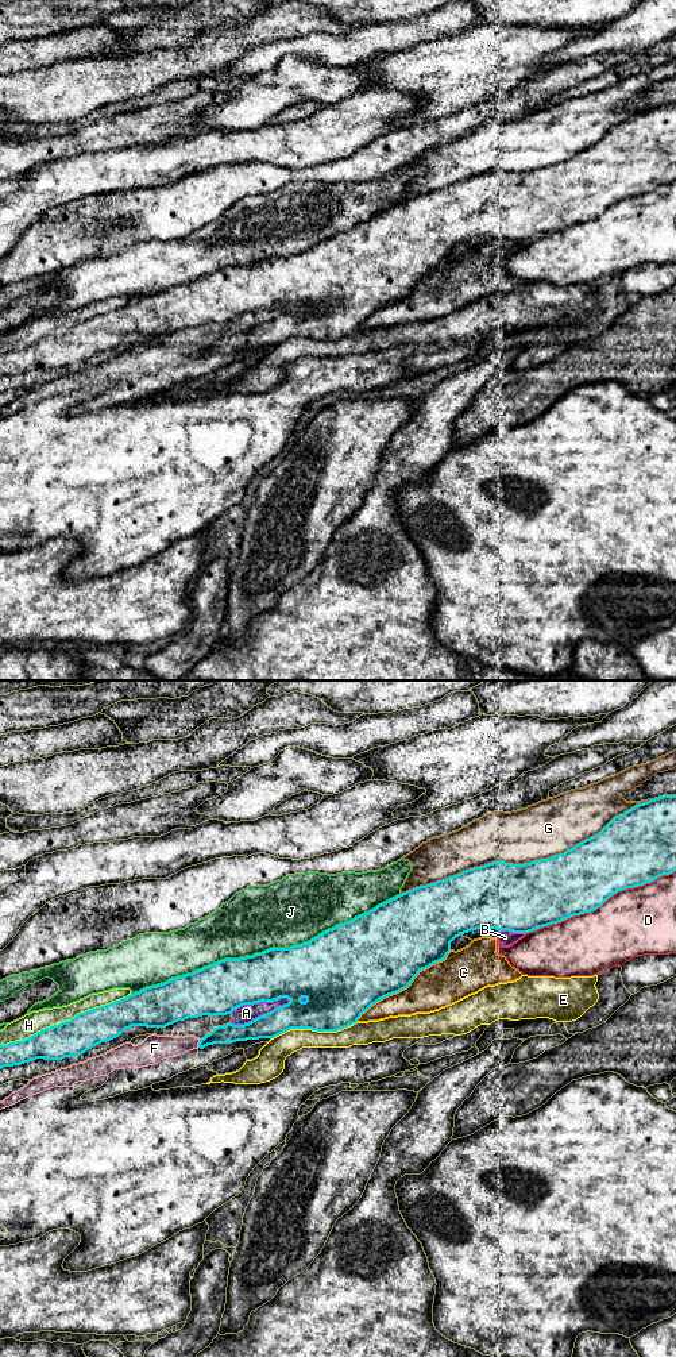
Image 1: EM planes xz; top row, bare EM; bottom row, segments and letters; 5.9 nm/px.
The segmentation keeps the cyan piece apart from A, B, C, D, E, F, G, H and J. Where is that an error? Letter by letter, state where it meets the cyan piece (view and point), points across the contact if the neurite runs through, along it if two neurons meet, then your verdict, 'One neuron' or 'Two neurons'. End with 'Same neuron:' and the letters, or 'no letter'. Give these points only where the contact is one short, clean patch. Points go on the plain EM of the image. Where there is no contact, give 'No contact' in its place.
A: Touches cyan at xz (261, 324). Two neurons
B: Touches cyan at xz (512, 239). Two neurons
C: Touches cyan at xz (404, 297). Two neurons
D: Touches cyan at xz (599, 215). Two neurons
E: Touches cyan at xz (313, 338). Two neurons
F: Touches cyan at xz (199, 353). Two neurons
G: Touches cyan at xz (525, 172). Two neurons
H: Touches cyan at xz (66, 330). Two neurons
J: Touches cyan at xz (265, 259). Two neurons
Same neuron: no letter

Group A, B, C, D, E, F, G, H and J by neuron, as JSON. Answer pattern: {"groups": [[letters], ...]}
{"groups": [["A", "F"], ["B", "C"], ["D"], ["E"], ["G"], ["H"], ["J"]]}

